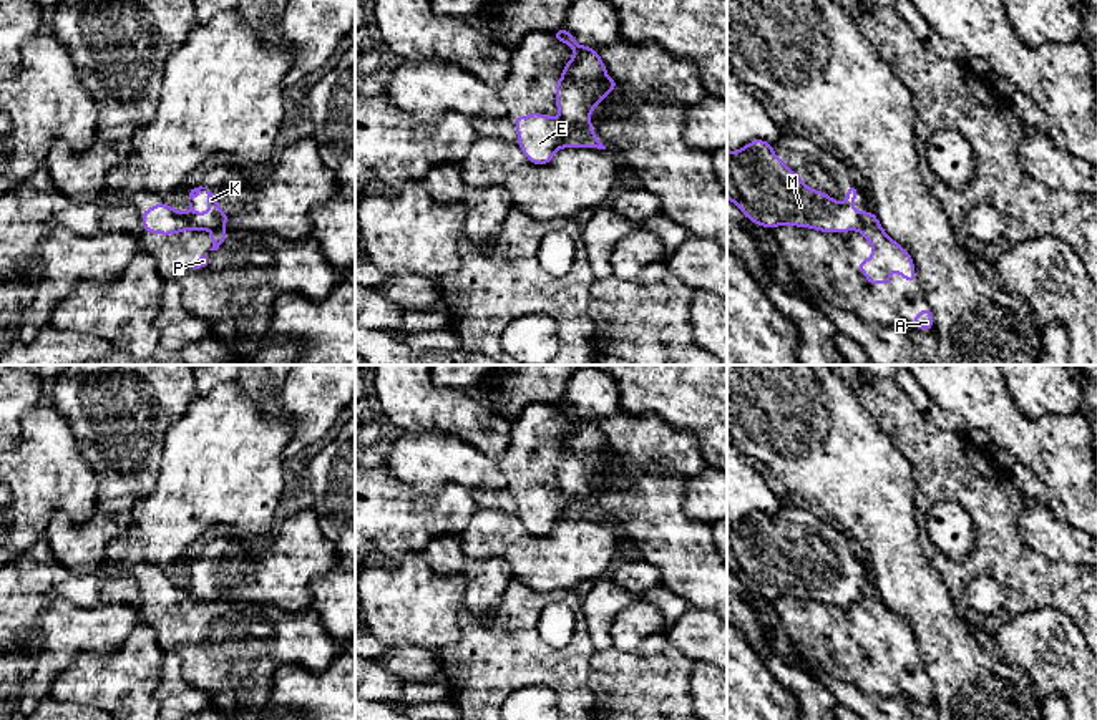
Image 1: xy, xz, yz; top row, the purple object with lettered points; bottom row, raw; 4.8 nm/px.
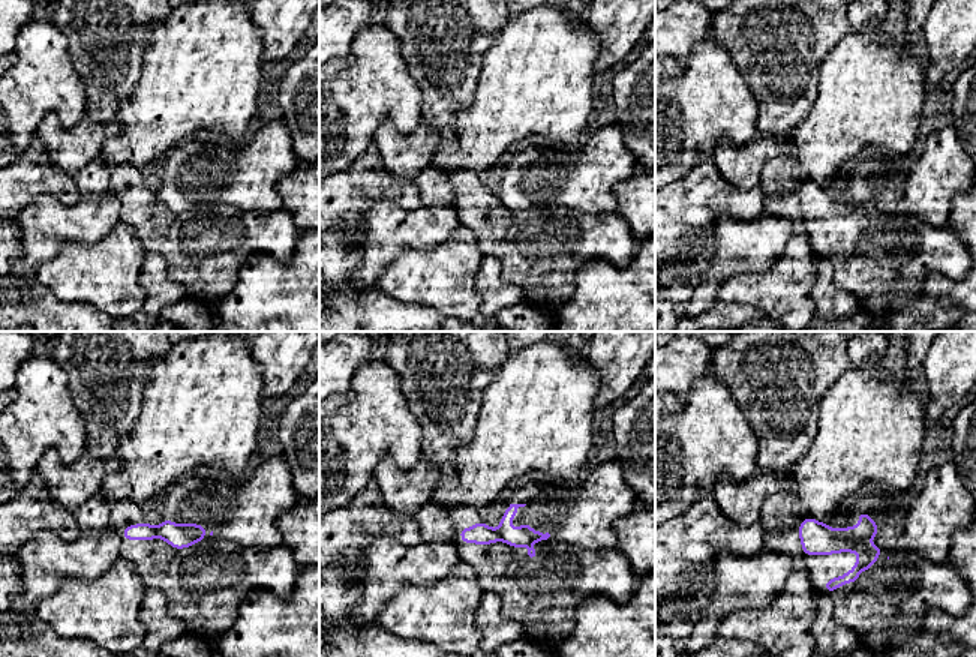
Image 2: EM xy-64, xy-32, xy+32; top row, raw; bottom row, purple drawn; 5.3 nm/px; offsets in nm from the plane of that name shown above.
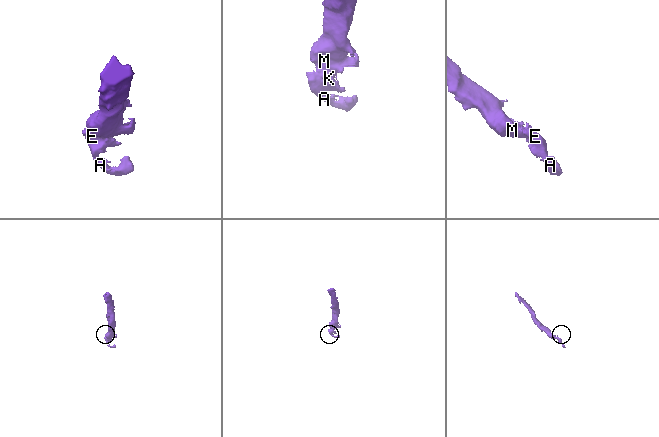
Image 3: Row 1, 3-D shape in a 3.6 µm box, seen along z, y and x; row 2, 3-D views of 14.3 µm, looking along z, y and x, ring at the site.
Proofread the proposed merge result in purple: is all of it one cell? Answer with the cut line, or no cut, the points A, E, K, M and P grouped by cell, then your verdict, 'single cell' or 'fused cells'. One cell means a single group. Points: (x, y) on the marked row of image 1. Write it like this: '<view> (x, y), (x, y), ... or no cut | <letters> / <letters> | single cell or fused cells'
xz (563, 120), (575, 126), (589, 126) | A E P / K M | fused cells

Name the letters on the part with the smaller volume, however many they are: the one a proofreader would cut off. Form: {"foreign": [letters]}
{"foreign": ["A", "E", "P"]}

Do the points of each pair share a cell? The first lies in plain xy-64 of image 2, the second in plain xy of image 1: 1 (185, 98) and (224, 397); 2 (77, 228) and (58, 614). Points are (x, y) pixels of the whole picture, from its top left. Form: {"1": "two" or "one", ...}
{"1": "one", "2": "one"}

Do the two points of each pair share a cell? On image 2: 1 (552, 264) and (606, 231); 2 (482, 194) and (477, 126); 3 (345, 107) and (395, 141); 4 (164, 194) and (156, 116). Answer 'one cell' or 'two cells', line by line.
1: one cell
2: two cells
3: two cells
4: two cells

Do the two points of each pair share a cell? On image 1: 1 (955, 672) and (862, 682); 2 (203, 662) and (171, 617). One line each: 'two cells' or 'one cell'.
1: two cells
2: one cell

